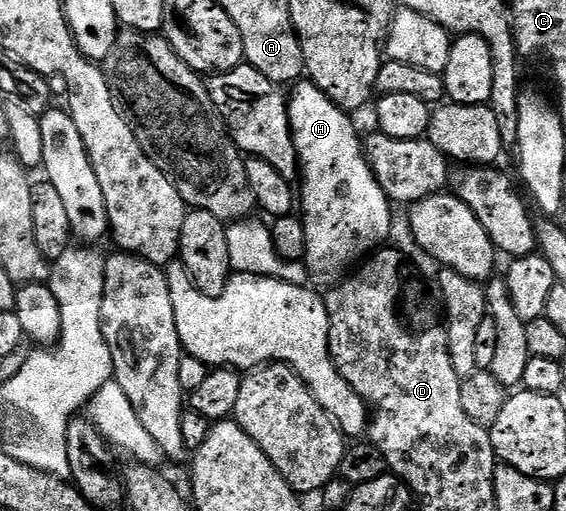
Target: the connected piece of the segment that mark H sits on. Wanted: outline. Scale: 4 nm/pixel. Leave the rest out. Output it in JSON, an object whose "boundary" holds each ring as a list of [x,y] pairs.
{"boundary":[[[302,80],[288,94],[287,116],[298,154],[302,194],[300,190],[300,217],[306,237],[304,270],[315,282],[315,287],[333,288],[351,273],[371,252],[379,249],[390,234],[390,209],[392,203],[380,188],[376,176],[364,153],[364,142],[350,123],[351,115],[324,96],[313,82]]]}

